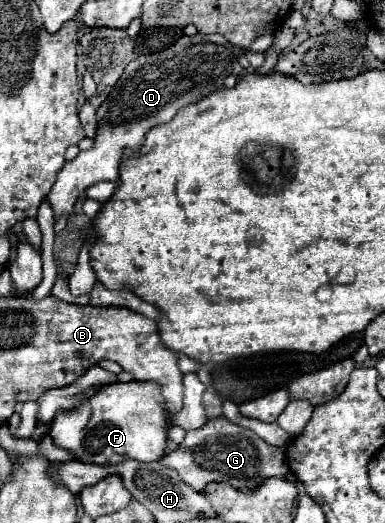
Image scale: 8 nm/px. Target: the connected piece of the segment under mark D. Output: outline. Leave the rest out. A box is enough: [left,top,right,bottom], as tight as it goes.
[52,34,244,220]

